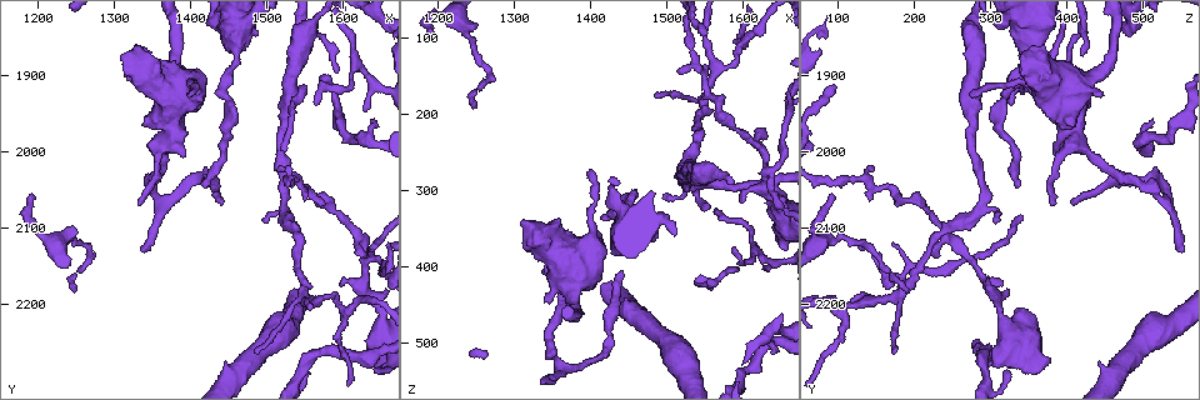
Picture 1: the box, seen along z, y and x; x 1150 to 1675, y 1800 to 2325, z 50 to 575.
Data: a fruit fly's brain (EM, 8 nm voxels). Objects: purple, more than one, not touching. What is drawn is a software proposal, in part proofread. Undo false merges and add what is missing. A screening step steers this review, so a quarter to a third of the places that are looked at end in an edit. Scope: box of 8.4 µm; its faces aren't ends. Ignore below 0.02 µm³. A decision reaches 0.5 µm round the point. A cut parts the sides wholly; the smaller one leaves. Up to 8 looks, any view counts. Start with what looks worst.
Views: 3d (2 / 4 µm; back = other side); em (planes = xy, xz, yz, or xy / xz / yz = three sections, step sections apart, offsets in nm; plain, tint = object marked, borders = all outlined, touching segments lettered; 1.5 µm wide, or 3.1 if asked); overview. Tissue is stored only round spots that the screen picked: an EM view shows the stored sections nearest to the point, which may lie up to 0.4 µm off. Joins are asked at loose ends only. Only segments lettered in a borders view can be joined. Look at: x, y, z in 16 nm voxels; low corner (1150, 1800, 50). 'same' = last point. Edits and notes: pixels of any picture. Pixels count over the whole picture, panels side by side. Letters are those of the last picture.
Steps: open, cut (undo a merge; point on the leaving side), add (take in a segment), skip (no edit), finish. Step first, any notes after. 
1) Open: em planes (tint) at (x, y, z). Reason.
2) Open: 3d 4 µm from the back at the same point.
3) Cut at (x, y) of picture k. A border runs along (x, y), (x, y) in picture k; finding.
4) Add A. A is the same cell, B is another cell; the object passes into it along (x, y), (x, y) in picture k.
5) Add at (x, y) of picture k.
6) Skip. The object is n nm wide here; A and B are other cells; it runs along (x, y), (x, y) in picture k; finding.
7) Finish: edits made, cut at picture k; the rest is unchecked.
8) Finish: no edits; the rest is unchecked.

Open: em xz step 8 (borders) at (1630, 2140, 275). Abrupt turn.

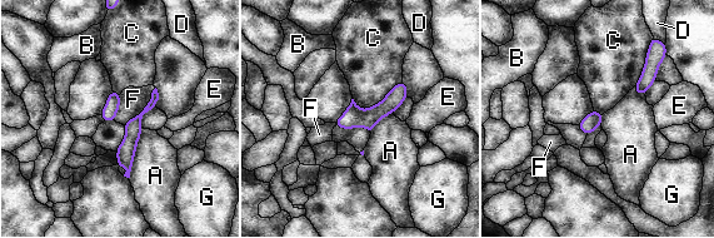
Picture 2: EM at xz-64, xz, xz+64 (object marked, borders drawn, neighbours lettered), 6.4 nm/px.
Open: em planes (borders) at the same point. Another direction.

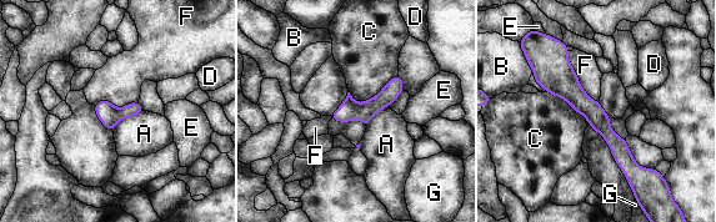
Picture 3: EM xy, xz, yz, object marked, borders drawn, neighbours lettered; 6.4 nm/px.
Cut at (390, 91) of picture 3. A, B, C, D, E, F and G are other cells; two neurons meet here.

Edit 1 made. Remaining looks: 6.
Open: 3d 4 µm at (1495, 2090, 305). Thin end.

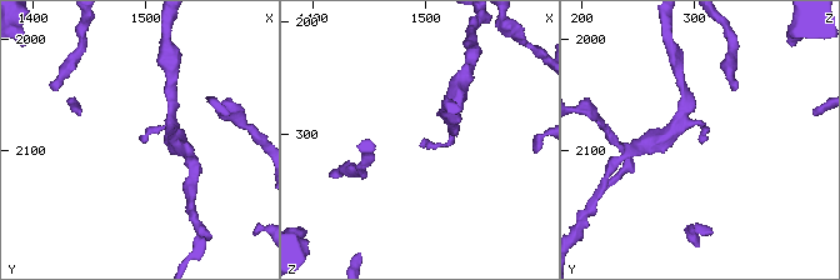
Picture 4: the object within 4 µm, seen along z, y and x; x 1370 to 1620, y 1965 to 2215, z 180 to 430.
Open: em xy step 8 (borders) at (1498, 2092, 306).

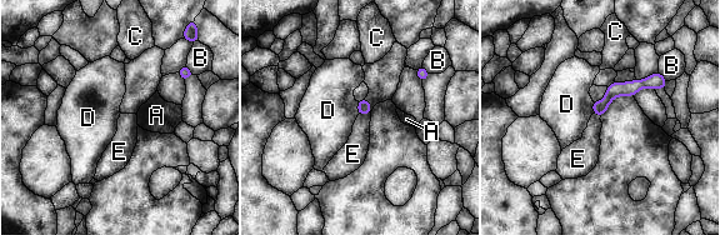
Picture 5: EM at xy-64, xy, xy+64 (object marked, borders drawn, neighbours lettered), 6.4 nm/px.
Open: em planes (borders) at the same point. Cut it another way.

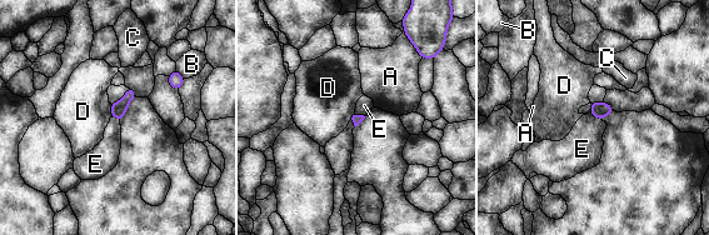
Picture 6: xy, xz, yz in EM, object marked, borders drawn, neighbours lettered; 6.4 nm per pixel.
Skip. A, B, C, D and E are other cells; none of them fits.

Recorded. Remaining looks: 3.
Open: em yz step 8 (borders) at (1445, 2065, 405). Thin end.

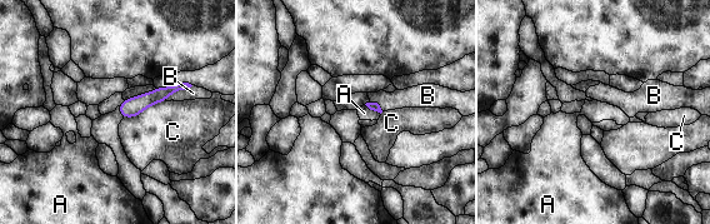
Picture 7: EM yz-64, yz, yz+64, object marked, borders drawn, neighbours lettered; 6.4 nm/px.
Open: em planes (borders) at the same point. Cut it another way.

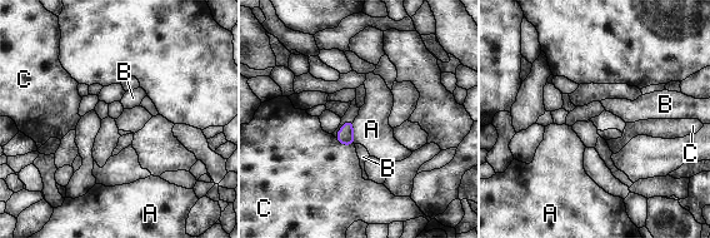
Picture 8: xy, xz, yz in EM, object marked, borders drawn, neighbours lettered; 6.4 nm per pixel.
Skip. A, B and C are other cells; a border runs along (353, 122), (353, 139), (355, 143) in picture 8; no lettered segment goes on from it.

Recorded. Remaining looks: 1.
Finish: edits made, cut at picture 3; the rest is unchecked.

